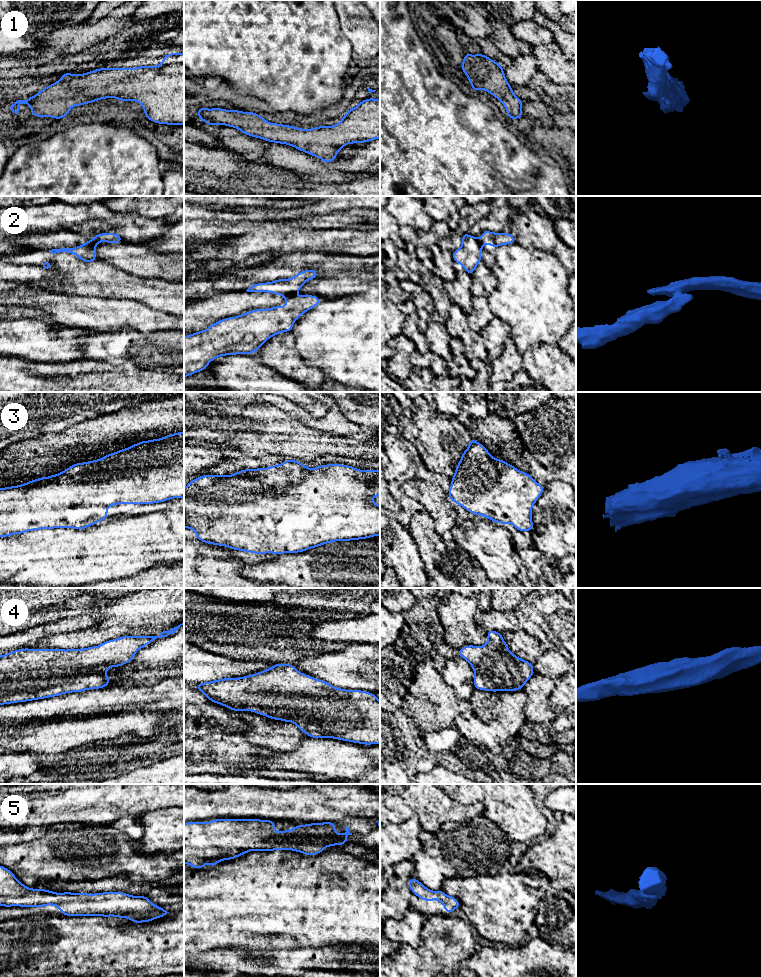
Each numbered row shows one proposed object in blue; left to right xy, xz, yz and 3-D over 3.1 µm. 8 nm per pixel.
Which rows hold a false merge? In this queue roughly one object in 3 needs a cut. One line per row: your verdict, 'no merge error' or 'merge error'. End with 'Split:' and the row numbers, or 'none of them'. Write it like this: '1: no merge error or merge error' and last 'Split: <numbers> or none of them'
1: no merge error
2: merge error
3: no merge error
4: no merge error
5: no merge error
Split: 2

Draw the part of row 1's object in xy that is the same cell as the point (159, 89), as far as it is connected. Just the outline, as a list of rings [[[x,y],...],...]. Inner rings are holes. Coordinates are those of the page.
[[[169,53],[157,66],[135,68],[98,68],[88,73],[63,73],[60,80],[46,86],[27,100],[18,100],[7,106],[19,117],[19,104],[27,104],[31,115],[64,119],[73,106],[94,103],[97,100],[116,98],[124,102],[137,101],[143,106],[146,118],[154,123],[184,126],[184,53]]]

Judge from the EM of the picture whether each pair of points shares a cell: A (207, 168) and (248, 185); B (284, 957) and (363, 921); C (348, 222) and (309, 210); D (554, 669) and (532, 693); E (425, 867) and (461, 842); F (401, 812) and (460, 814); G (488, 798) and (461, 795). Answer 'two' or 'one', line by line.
A: one
B: two
C: two
D: two
E: one
F: one
G: one

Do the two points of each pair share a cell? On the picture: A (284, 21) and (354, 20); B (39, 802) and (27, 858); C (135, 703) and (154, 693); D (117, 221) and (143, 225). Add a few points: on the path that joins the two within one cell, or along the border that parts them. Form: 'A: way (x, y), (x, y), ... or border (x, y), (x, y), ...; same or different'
A: border (335, 10), (340, 29), (349, 42); different
B: border (50, 827), (37, 838), (10, 845); different
C: way (140, 698), (149, 698); same
D: way (123, 224), (137, 225); same

